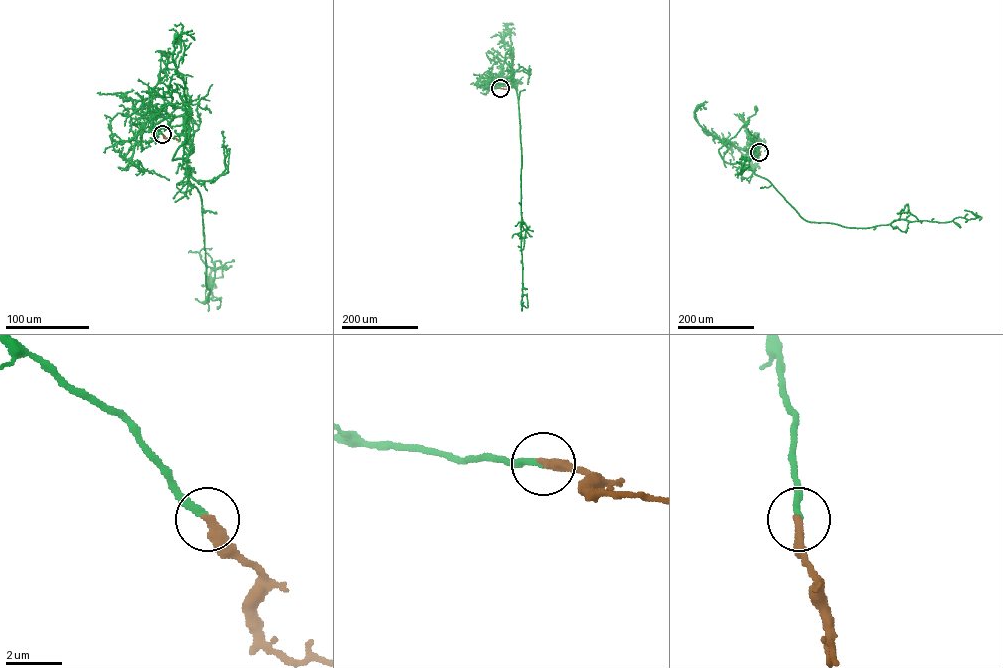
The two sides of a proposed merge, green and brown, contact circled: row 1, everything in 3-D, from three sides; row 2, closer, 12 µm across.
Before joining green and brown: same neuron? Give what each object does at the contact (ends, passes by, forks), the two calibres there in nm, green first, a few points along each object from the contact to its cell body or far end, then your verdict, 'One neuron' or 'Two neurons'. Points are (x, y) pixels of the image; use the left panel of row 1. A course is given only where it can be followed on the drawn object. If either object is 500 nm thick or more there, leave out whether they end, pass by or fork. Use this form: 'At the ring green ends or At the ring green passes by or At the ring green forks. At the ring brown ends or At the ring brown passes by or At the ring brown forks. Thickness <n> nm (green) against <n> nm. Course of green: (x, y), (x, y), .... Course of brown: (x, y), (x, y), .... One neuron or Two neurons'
At the ring green ends. At the ring brown ends. Thickness 220 nm (green) against 360 nm. Course of green: (162, 134), (151, 125), (154, 129), (165, 128), (182, 115), (190, 103), (175, 63), (181, 49), (176, 37). Course of brown: (162, 134), (165, 138), (178, 139). One neuron

